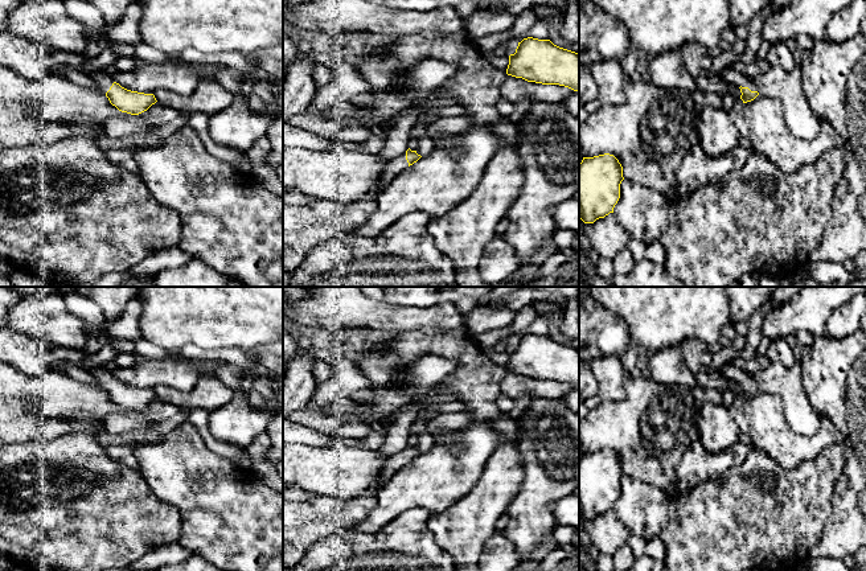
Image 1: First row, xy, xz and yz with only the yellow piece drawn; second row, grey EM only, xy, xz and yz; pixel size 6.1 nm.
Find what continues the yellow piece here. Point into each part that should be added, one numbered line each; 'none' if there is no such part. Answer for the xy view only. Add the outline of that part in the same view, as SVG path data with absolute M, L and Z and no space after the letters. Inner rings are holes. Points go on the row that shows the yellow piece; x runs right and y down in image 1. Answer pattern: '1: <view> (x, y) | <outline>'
1: xy (103, 81) | M98 70L89 77L97 83L97 86L106 94L112 83L115 82L114 77L107 74L104 70Z

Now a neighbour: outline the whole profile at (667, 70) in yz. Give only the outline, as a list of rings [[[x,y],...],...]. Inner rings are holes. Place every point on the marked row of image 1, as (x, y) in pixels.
[[[680,50],[649,57],[648,73],[650,82],[662,90],[697,90],[695,79],[686,70]]]

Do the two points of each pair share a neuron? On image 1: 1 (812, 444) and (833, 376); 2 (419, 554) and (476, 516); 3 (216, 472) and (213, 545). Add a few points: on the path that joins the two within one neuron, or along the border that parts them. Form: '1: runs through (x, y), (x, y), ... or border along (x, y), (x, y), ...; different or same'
1: border along (821, 415), (834, 424), (841, 439); different
2: border along (431, 514), (427, 529), (452, 557); different
3: runs through (216, 491), (216, 526); same

